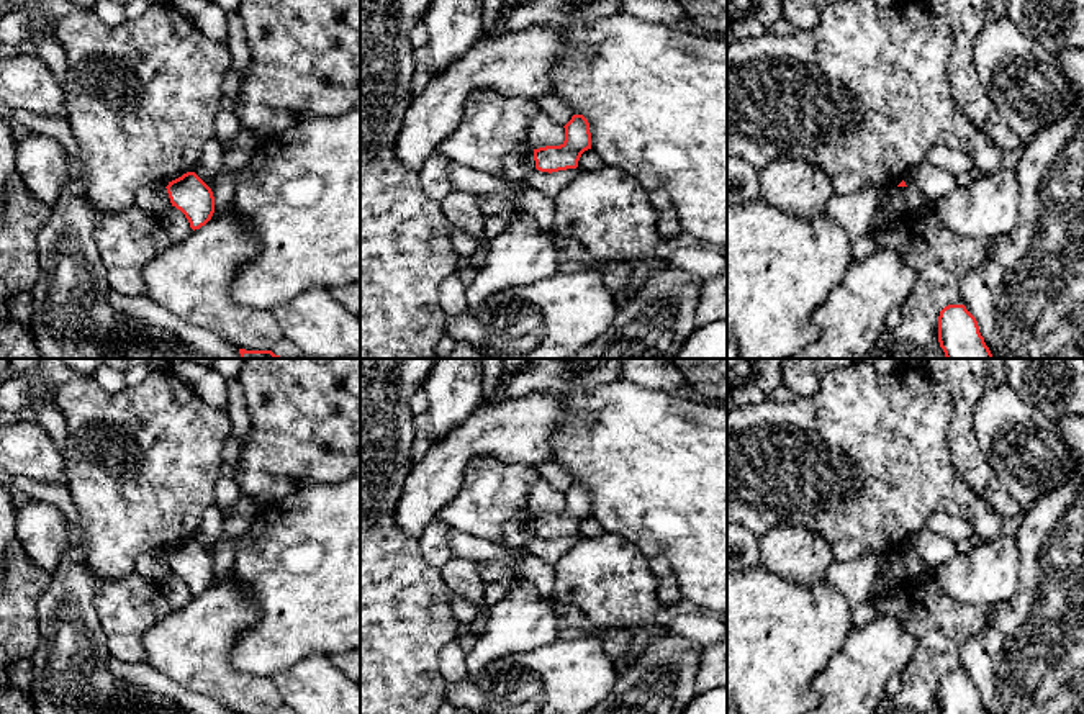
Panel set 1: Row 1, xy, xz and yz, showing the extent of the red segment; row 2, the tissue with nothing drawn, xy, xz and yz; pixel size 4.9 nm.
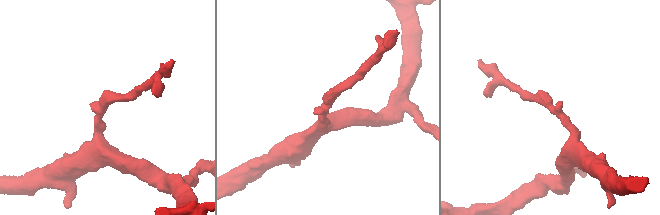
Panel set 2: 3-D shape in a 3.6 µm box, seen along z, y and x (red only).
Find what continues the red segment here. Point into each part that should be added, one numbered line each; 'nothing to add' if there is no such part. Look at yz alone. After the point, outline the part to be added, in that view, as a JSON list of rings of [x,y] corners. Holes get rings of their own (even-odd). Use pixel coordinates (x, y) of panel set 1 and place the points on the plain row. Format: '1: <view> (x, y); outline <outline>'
nothing to add

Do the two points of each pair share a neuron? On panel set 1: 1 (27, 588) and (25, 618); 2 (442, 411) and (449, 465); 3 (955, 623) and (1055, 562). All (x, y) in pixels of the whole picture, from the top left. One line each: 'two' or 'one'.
1: one
2: two
3: two

